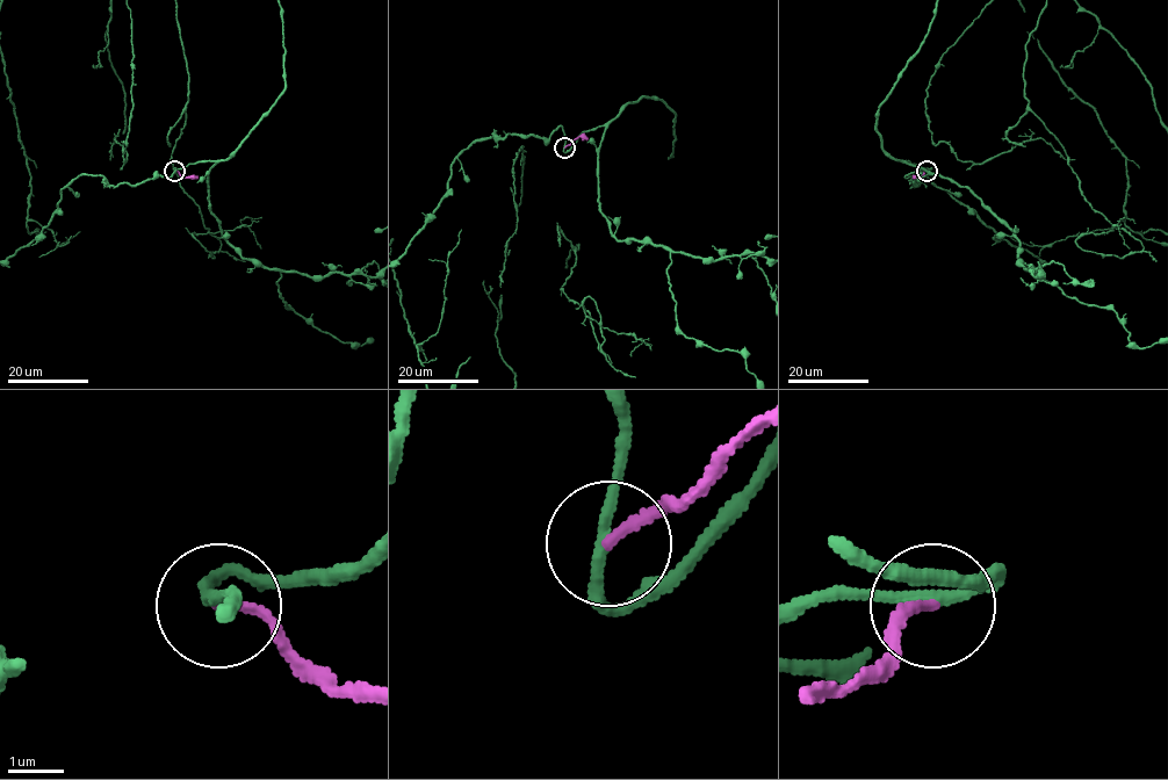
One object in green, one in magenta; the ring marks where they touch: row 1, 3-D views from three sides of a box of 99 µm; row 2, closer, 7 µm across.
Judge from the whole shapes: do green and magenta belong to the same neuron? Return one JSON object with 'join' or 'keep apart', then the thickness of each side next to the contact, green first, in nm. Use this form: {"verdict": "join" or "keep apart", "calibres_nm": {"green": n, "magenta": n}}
{"verdict": "keep apart", "calibres_nm": {"green": 200, "magenta": 160}}

